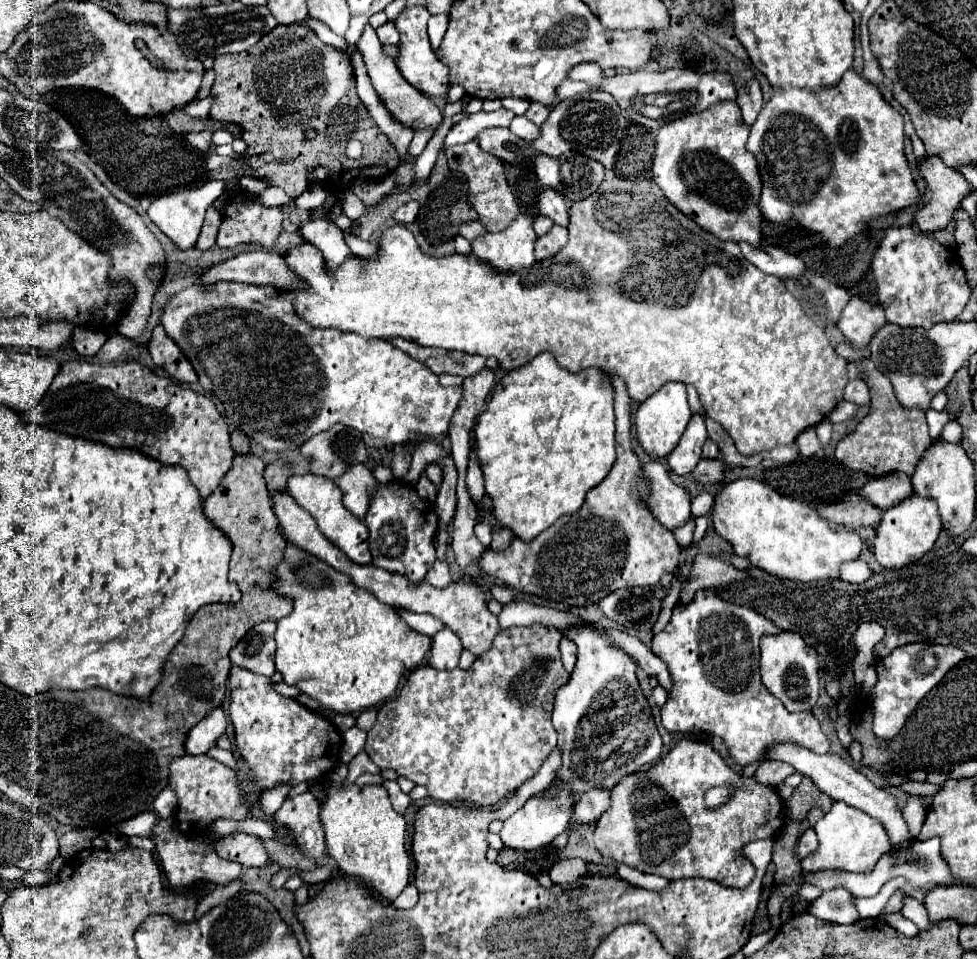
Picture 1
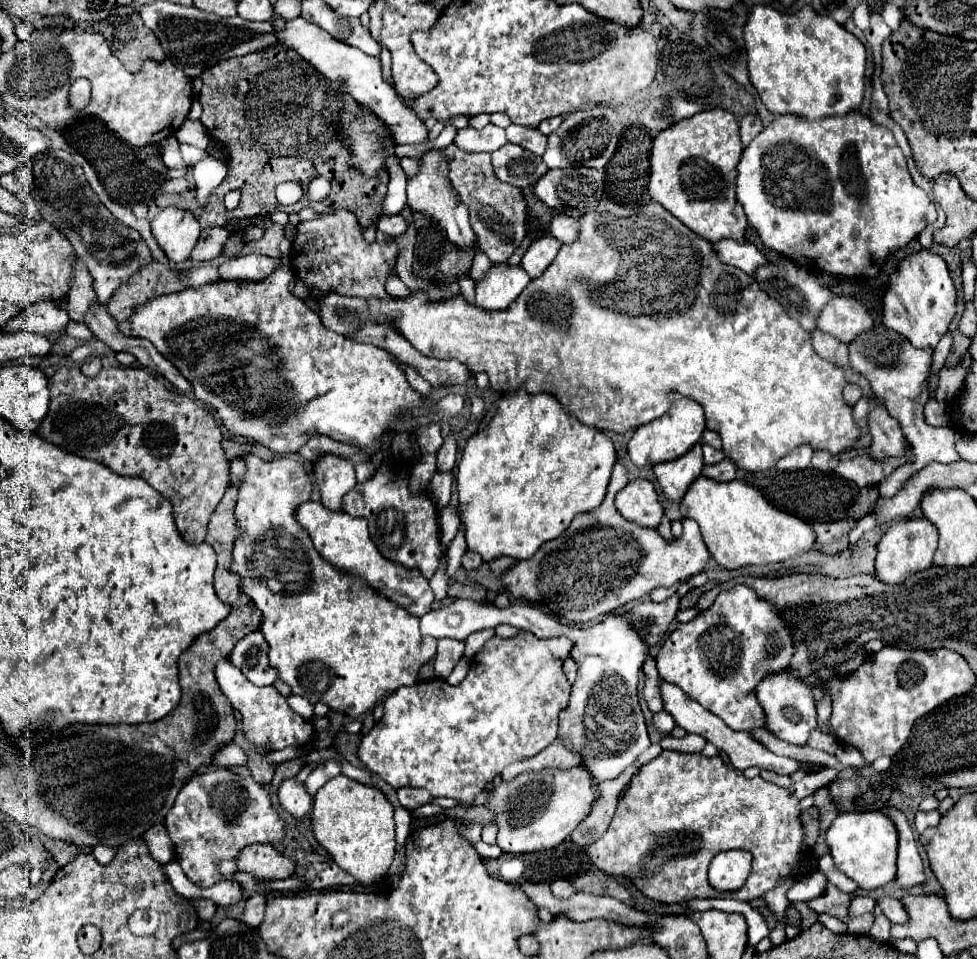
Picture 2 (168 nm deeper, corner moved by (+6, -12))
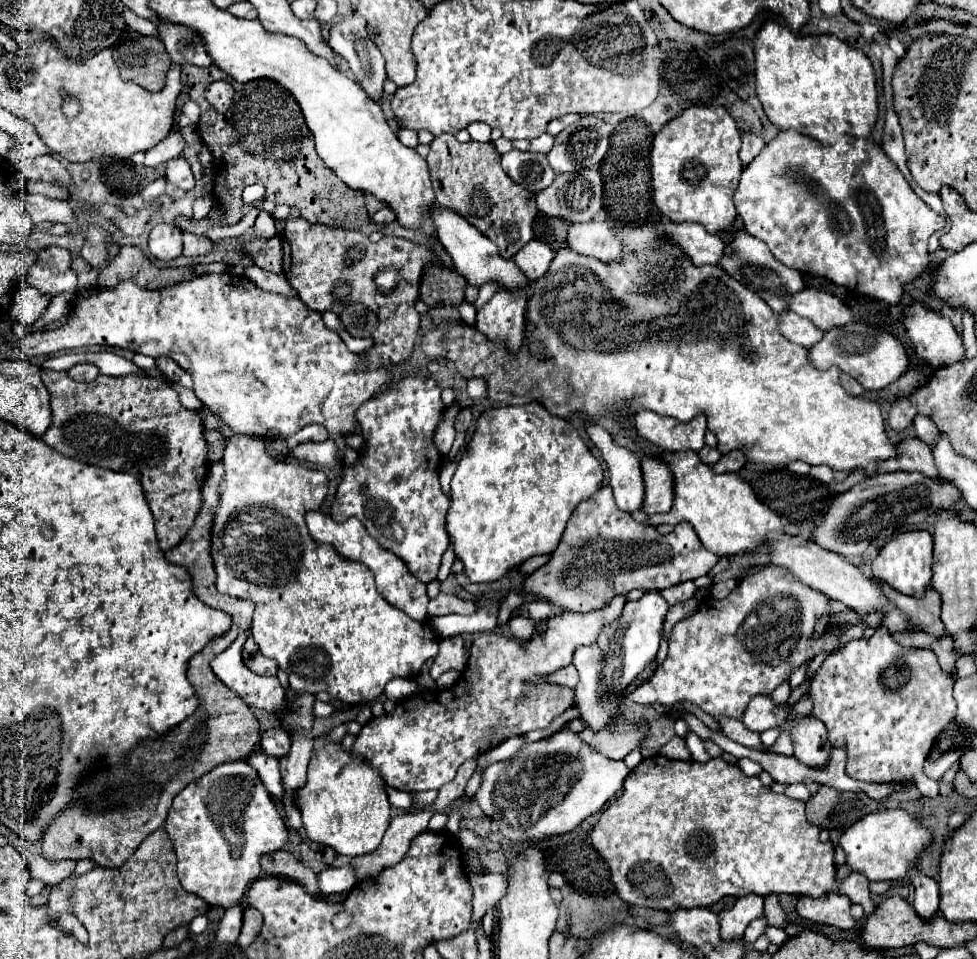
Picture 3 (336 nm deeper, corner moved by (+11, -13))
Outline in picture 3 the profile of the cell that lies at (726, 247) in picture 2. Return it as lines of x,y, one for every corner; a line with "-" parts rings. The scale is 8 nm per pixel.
662,221
656,227
656,235
666,235
678,241
682,251
686,251
694,265
718,265
728,253
726,243
718,235
708,233
698,223
676,225
672,221

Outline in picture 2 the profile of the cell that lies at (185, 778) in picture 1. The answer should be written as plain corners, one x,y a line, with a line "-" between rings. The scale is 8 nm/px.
219,768
211,774
199,774
199,776
191,778
191,782
187,782
187,786
183,786
183,790
179,792
175,806
169,810
169,814
165,818
165,828
175,844
177,862
181,864
185,876
201,888
213,886
221,880
235,880
233,876
239,872
237,856
245,846
275,844
285,838
285,826
271,804
269,790
263,784
255,782
253,778
243,782
241,776
237,776
235,772
231,772
227,768

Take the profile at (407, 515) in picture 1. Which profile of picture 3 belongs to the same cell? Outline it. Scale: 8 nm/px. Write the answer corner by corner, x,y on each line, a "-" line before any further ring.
406,377
386,391
370,399
358,409
360,433
366,439
366,449
360,453
360,459
354,467
344,465
344,477
338,485
336,497
332,501
332,519
346,521
348,517
358,517
366,531
388,551
398,555
416,579
428,583
436,579
438,567
442,561
442,553
446,551
450,537
446,535
446,511
448,497
442,493
438,483
438,467
442,463
442,455
434,447
434,431
442,421
444,403
440,399
440,387
432,379
422,377

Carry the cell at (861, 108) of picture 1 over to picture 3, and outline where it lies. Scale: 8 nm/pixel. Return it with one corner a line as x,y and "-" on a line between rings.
796,129
780,131
772,141
768,141
764,145
760,155
756,155
752,159
752,163
744,167
744,171
740,175
738,189
734,193
734,205
736,205
736,211
738,211
740,219
744,221
746,231
752,237
764,241
766,247
772,251
772,255
780,263
784,263
788,267
794,267
798,271
806,271
806,273
816,275
816,277
826,277
826,279
834,281
836,285
844,285
844,287
856,289
862,295
868,295
868,297
874,297
874,299
882,299
882,301
886,301
890,305
900,301
902,285
912,281
912,279
916,279
916,275
920,275
928,267
928,257
930,257
930,253
928,253
928,237
934,231
942,229
944,223
946,223
942,215
938,215
936,211
930,211
930,207
926,207
926,203
922,203
922,199
918,199
918,195
914,195
912,187
906,183
906,179
898,171
898,167
894,167
894,163
890,163
890,157
872,139
852,139
852,141
836,141
832,145
822,145
820,141
812,141
810,137
798,133

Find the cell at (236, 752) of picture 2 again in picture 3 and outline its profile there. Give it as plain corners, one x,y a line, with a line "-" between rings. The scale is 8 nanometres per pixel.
248,755
244,759
246,763
250,763
250,767
258,769
260,773
260,779
262,783
268,787
268,791
274,795
274,797
282,797
282,783
280,783
280,769
278,769
278,759
276,757
268,757
268,755

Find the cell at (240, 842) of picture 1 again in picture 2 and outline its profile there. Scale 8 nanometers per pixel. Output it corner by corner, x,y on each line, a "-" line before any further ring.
247,846
239,854
239,868
259,878
289,878
297,868
297,860
283,856
273,846

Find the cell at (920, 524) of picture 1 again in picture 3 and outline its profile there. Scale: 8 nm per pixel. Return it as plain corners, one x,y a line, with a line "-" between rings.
906,531
890,539
880,549
878,557
872,561
872,577
904,595
922,597
930,585
932,577
930,565
932,565
932,535
928,531

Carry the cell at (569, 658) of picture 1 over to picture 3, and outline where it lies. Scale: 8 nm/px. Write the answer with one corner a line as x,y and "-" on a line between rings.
568,665
568,667
560,669
560,671
556,671
556,673
550,677
550,681
552,681
552,683
566,685
566,687
574,689
574,687
576,687
576,683
578,683
578,673
576,673
576,667
574,667
574,665

